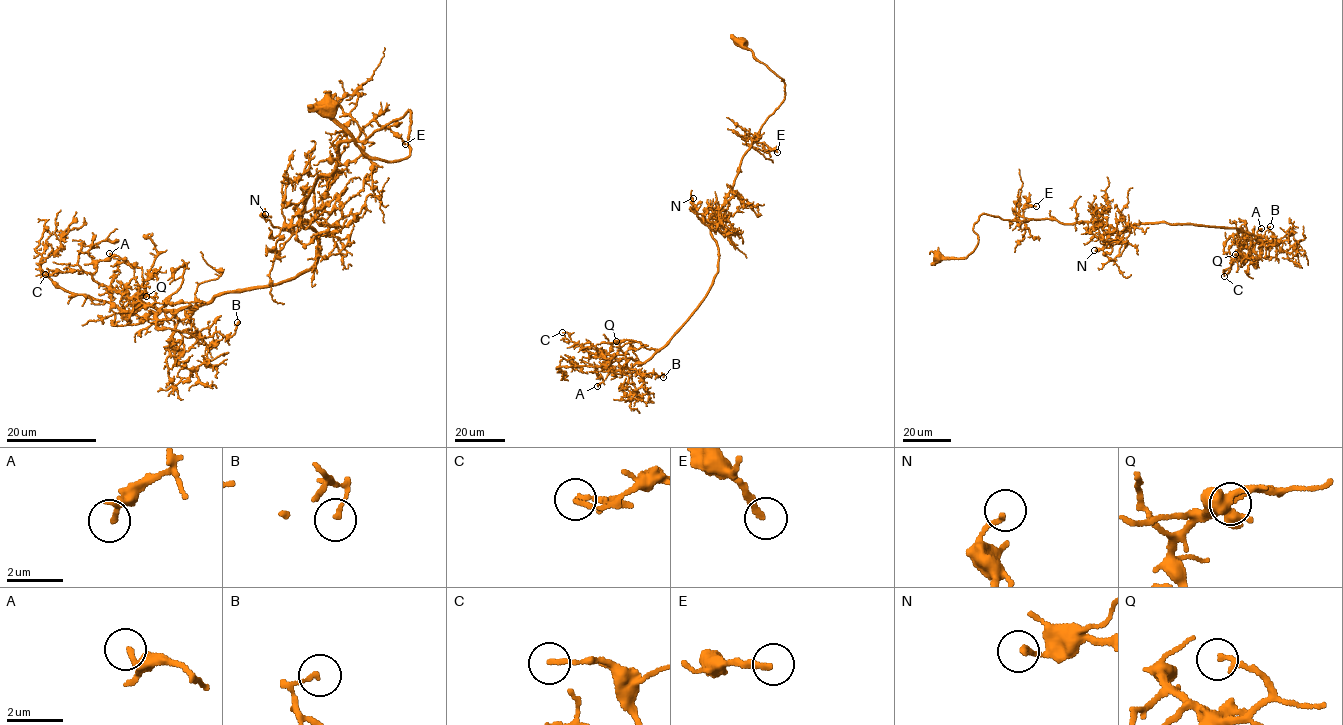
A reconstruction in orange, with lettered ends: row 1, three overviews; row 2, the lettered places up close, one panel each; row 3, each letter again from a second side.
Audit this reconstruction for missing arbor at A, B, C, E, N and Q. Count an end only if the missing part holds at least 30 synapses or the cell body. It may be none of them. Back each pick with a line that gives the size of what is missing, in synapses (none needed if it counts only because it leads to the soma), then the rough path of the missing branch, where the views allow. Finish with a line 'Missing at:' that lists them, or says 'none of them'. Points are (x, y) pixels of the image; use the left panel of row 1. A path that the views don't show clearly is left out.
E: Roughly 40 synapses. Course of what is missing: (405, 144), (417, 141), (429, 162), (437, 164)
Missing at: E

